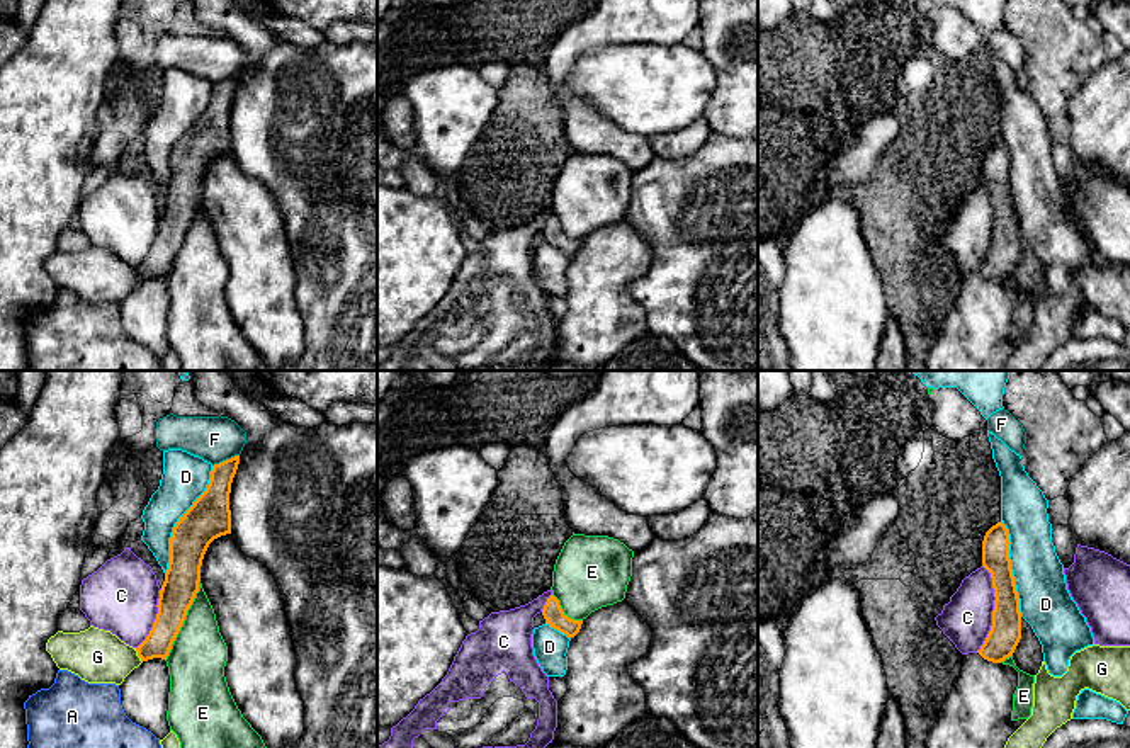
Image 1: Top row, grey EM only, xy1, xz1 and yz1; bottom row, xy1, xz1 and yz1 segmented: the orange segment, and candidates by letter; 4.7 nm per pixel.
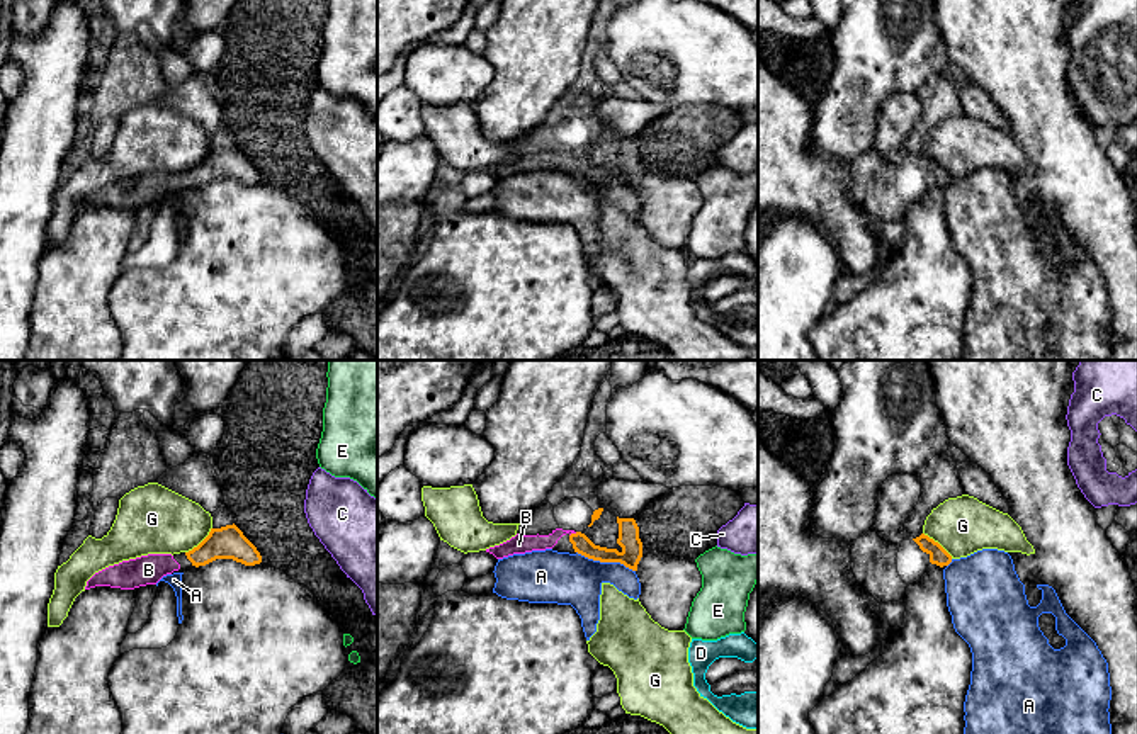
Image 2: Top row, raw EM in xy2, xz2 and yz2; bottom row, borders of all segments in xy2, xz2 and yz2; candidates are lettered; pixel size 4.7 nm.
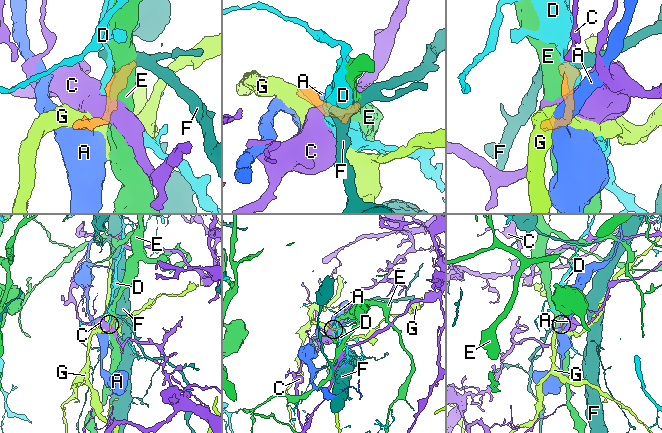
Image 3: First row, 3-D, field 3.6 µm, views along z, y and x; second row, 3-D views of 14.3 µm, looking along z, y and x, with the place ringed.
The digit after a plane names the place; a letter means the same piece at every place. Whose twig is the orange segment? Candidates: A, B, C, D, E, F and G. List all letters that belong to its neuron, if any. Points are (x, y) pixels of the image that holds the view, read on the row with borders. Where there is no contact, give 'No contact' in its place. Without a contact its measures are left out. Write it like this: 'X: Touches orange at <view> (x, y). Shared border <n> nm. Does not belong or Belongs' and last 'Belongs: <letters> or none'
A: Touches orange at xz2 (605, 561). Shared border 300 nm. Does not belong
B: Touches orange at xz2 (573, 534). Shared border 40 nm. Belongs
C: Touches orange at yz1 (994, 609). Shared border 420 nm. Does not belong
D: Touches orange at xy1 (179, 521). Shared border 550 nm. Does not belong
E: Touches orange at xy1 (184, 619). Shared border 420 nm. Does not belong
F: Touches orange at xy1 (226, 459). Shared border 140 nm. Does not belong
G: Touches orange at yz2 (939, 544). Shared border 190 nm. Does not belong
Belongs: B

